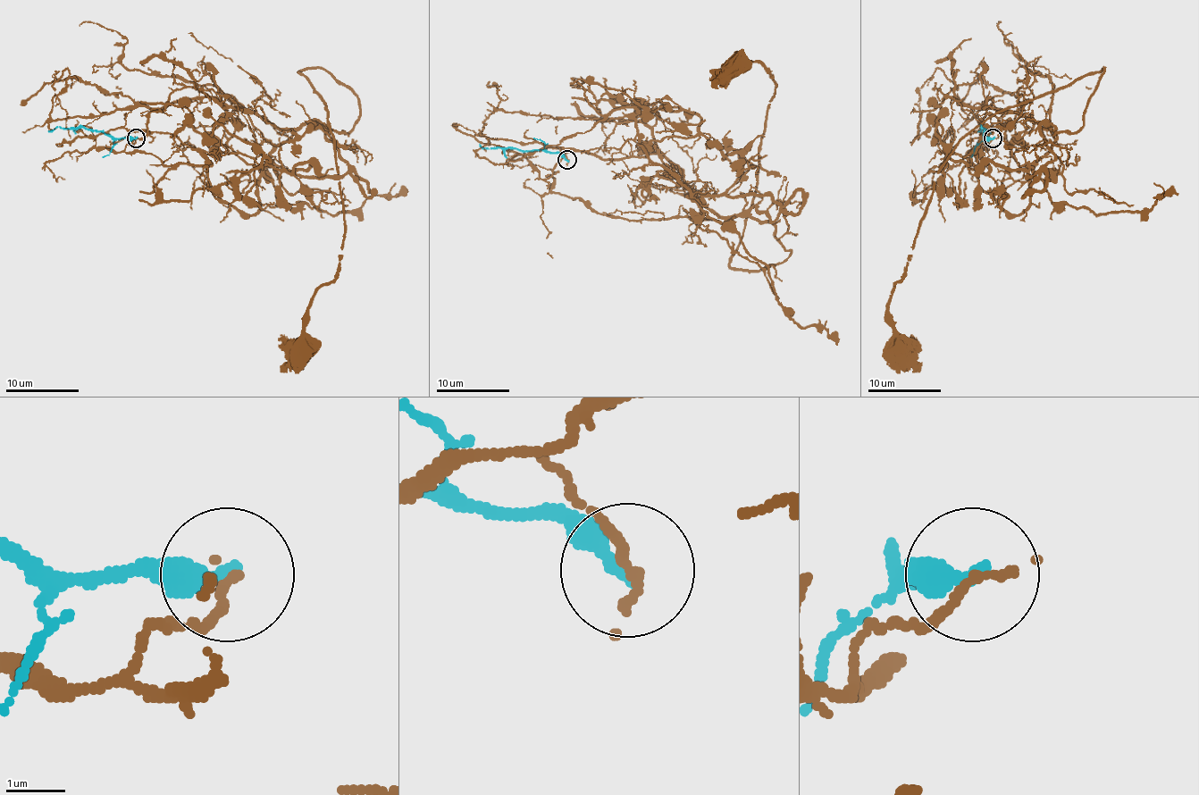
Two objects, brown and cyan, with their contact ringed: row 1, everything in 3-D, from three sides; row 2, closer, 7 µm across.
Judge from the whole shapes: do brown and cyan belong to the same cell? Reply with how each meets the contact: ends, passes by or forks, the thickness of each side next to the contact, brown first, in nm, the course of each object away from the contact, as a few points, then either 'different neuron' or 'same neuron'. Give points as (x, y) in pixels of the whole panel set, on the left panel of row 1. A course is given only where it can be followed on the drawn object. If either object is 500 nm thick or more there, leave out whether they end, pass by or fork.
brown ends | cyan ends | 190/340 nm | brown via (136, 138), (205, 154), (254, 214), (271, 152), (356, 97), (298, 71), (344, 214), (302, 351) | cyan via (136, 138), (113, 138), (82, 127), (55, 127), (47, 132) | different neuron

